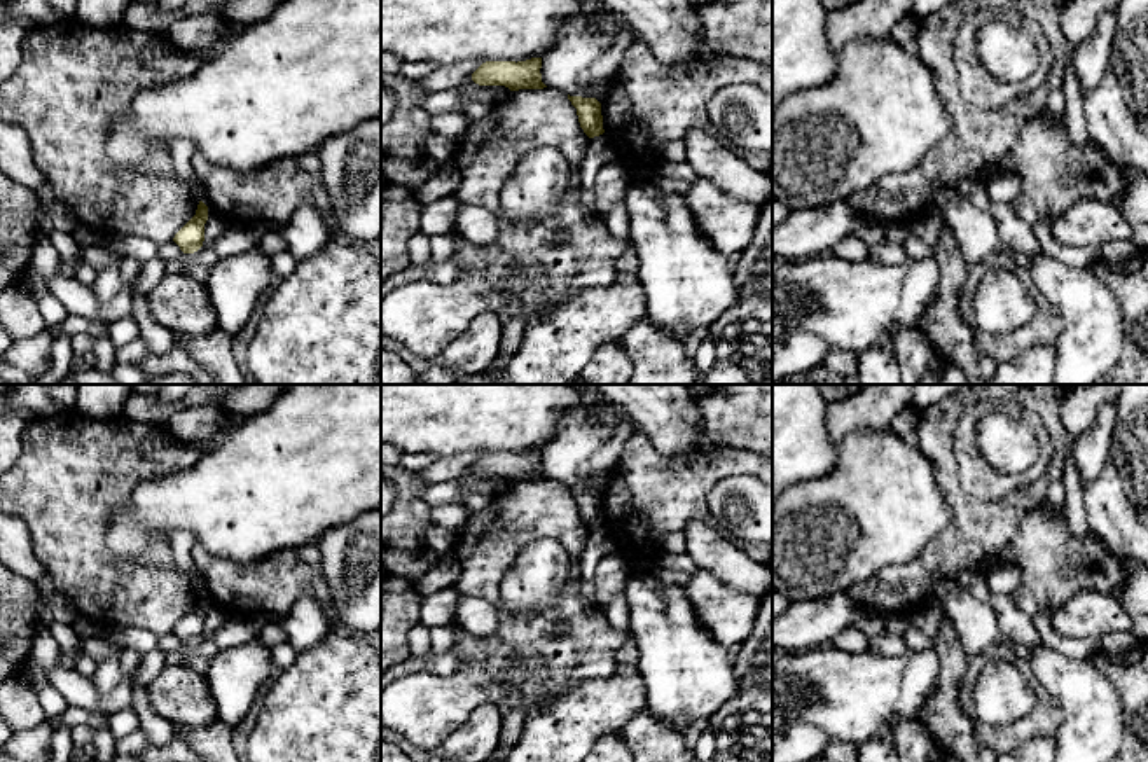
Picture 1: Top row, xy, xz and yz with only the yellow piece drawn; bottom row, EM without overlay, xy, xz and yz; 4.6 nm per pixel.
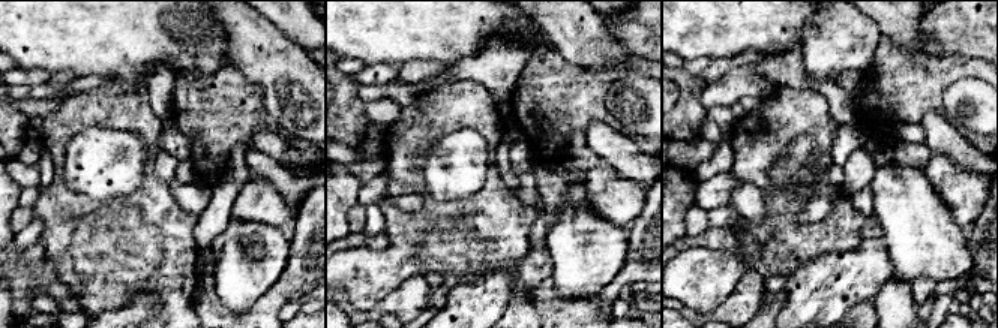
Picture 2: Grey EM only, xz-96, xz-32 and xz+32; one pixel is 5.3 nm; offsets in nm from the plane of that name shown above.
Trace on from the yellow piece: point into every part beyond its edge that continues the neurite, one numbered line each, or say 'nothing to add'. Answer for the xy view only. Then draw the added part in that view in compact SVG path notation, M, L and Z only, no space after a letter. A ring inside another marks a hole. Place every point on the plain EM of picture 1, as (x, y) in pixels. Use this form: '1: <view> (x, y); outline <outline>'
nothing to add

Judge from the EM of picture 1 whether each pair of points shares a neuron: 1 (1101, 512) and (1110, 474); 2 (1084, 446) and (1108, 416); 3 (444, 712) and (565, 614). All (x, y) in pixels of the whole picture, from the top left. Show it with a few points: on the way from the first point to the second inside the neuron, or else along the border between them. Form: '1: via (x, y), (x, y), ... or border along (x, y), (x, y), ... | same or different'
1: via (1106, 504), (1108, 483) | same
2: via (1091, 439), (1105, 423) | same
3: via (476, 682), (493, 670), (511, 670), (539, 642) | same

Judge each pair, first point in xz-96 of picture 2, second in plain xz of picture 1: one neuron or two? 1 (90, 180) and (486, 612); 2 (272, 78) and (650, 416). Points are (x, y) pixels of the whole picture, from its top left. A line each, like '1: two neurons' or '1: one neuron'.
1: two neurons
2: one neuron

